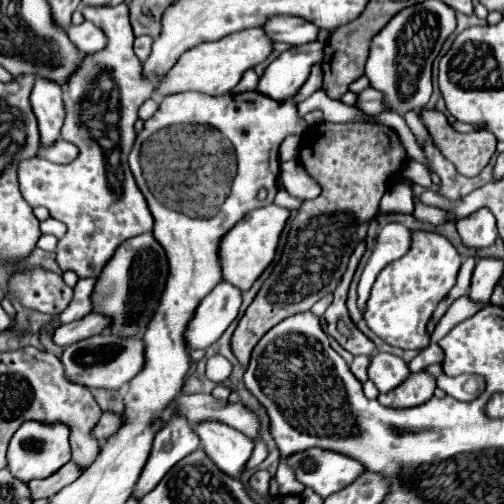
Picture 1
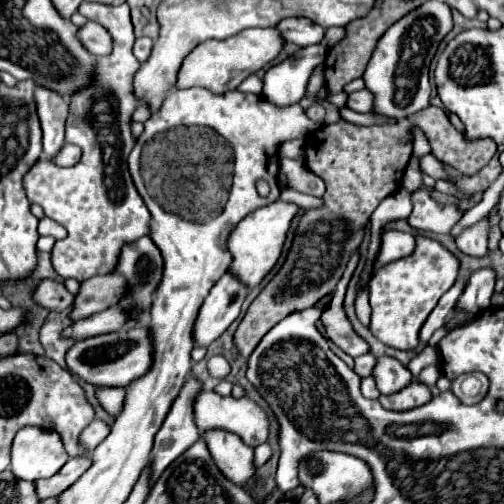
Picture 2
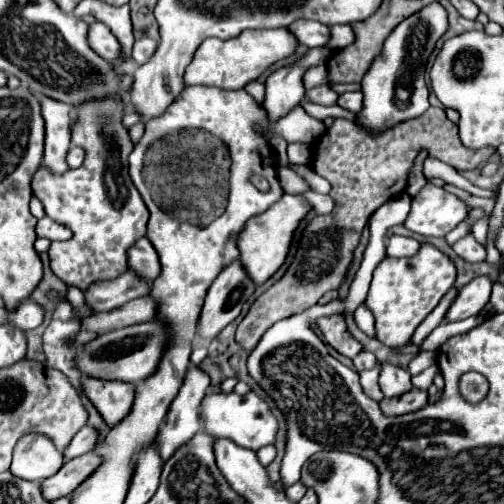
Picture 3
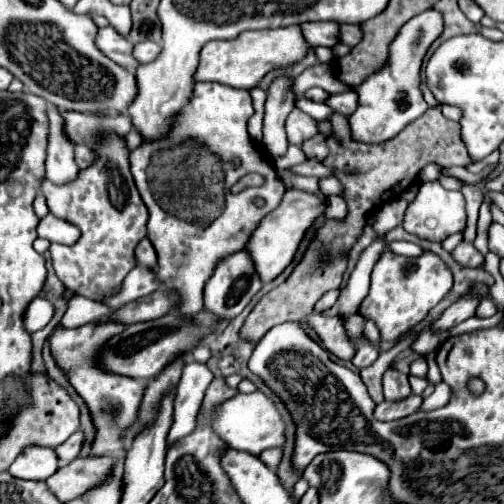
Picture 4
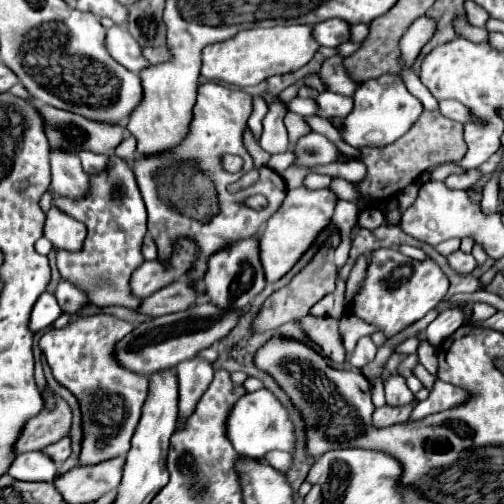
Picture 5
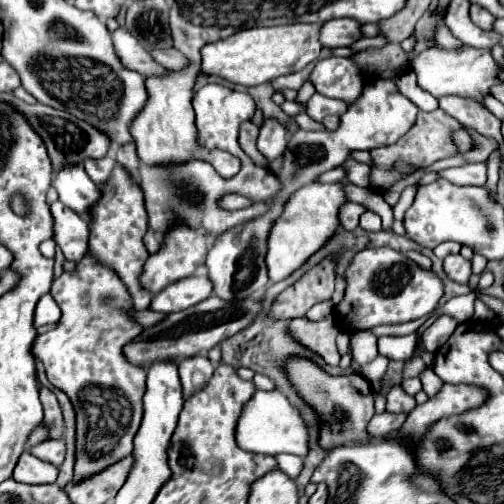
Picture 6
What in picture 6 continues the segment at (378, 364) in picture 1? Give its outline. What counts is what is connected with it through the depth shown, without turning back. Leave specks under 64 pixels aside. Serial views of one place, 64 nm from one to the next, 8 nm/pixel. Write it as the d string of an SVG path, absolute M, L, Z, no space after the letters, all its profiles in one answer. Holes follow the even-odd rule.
M400 384L390 386L386 400L388 400L386 404L388 412L412 412L412 408L416 406L416 400L410 394L406 394Z

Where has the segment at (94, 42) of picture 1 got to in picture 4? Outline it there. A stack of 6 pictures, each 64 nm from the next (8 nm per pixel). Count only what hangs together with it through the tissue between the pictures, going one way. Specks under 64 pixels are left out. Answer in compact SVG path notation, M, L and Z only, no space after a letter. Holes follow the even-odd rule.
M112 26L106 28L98 28L96 34L96 46L100 52L104 52L104 56L108 56L110 60L114 60L120 66L138 66L134 56L132 56L132 42L124 40Z

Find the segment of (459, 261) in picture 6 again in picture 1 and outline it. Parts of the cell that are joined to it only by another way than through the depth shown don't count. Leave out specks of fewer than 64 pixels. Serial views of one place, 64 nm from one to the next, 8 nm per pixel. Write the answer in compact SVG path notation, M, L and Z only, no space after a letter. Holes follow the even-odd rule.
M480 208L480 210L472 212L470 216L460 218L456 222L456 228L462 236L462 242L466 246L474 246L474 248L490 246L498 238L496 218L492 216L492 212L488 212L488 208Z

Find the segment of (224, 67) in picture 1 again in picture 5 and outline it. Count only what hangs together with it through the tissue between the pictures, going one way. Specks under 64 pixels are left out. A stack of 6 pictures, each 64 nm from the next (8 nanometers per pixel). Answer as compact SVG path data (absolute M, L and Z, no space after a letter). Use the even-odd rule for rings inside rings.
M308 26L292 28L254 28L238 32L234 38L210 44L202 50L202 76L206 80L220 80L238 88L256 86L268 76L286 74L302 68L320 46L312 40Z

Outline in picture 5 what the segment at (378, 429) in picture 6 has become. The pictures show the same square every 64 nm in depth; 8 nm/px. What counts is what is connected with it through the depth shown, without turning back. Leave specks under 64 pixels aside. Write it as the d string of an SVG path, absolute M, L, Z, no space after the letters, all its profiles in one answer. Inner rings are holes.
M414 400L412 404L404 404L404 406L388 406L388 404L384 404L384 406L374 410L374 422L378 426L392 426L392 424L406 422L416 404L418 404L418 400Z

